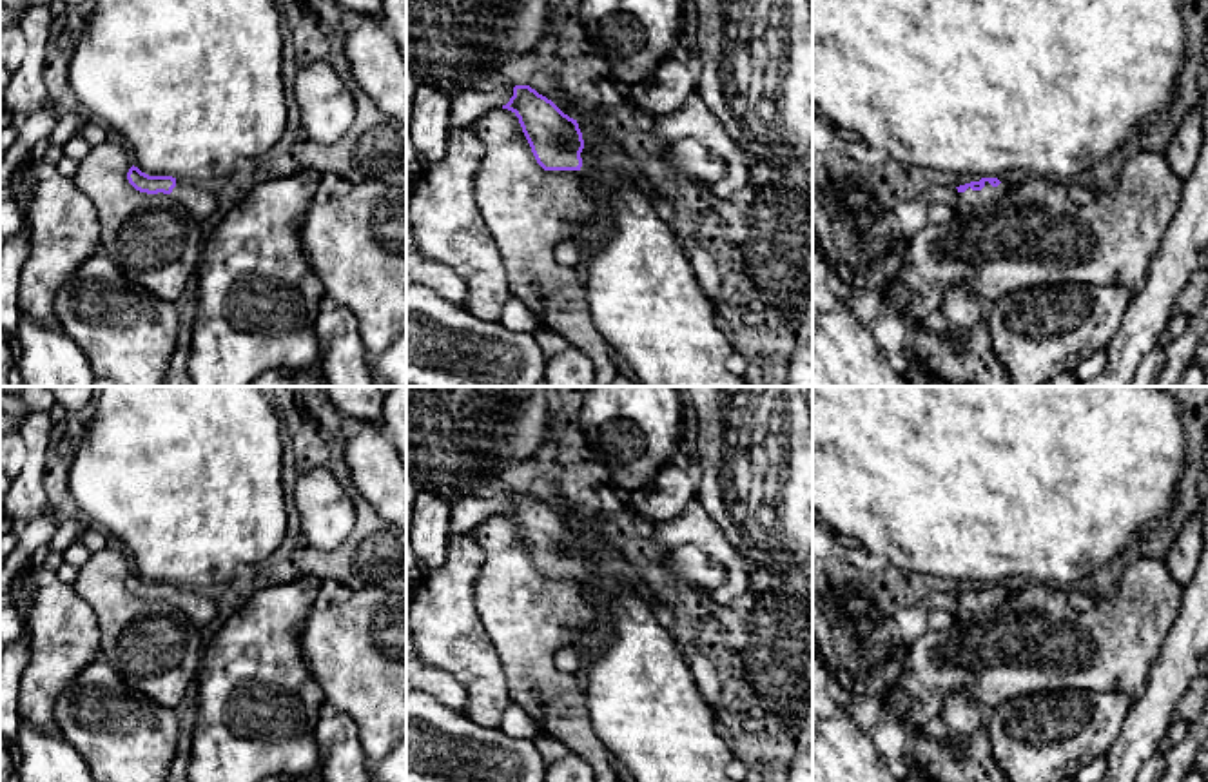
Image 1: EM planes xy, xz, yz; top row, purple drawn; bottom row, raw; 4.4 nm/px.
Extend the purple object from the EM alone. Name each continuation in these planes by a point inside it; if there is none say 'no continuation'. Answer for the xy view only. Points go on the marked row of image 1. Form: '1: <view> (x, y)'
1: xy (200, 204)

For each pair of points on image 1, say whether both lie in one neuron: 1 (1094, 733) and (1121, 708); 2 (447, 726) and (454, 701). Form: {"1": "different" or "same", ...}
{"1": "same", "2": "different"}

